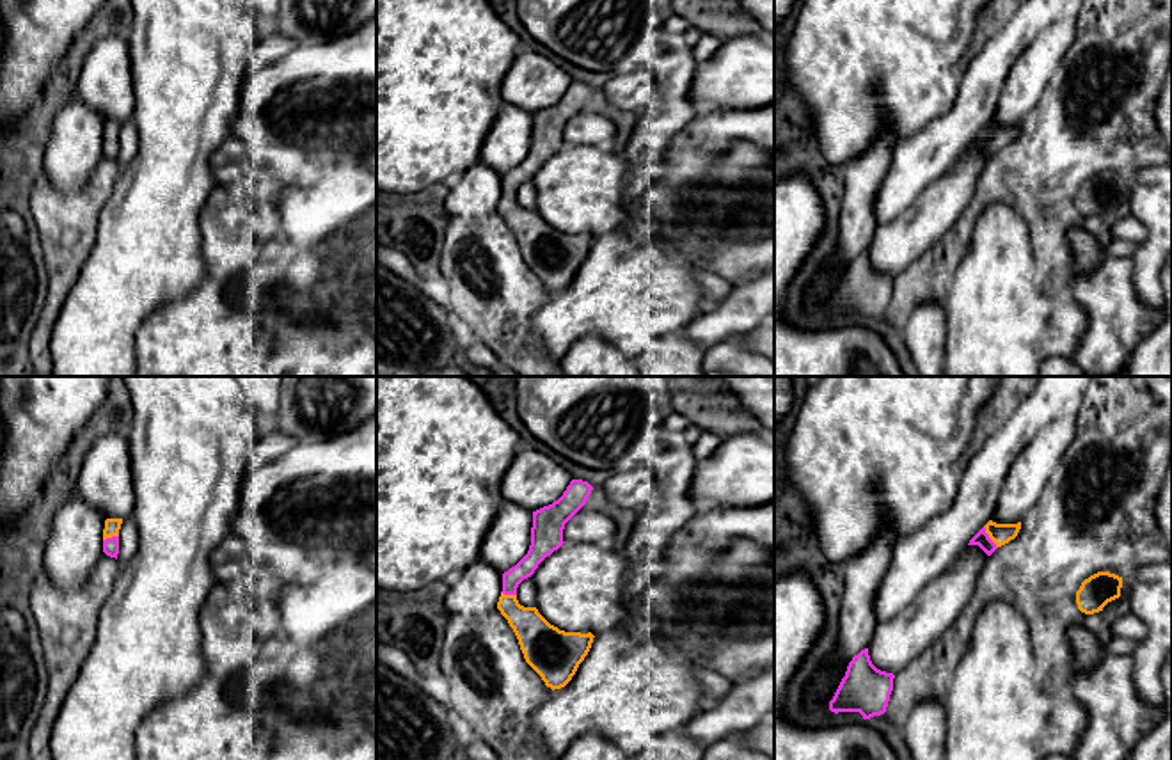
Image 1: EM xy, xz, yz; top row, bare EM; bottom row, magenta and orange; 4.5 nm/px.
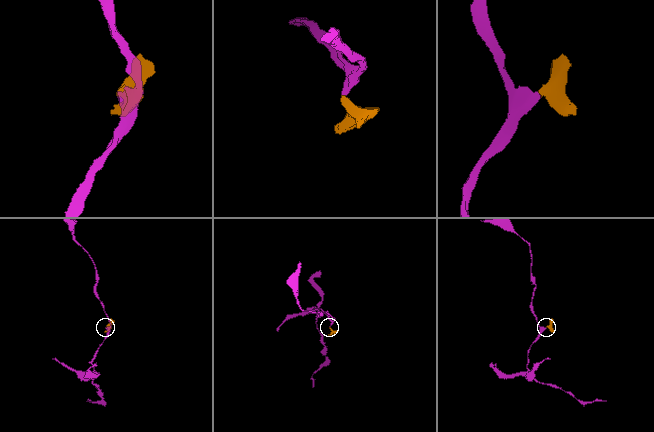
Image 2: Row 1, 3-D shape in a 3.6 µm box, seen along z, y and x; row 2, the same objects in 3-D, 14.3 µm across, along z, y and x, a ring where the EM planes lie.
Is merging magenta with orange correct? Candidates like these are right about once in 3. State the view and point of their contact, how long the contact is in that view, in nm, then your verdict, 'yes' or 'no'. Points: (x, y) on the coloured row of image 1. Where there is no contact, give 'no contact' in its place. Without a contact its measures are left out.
contact yz (988, 537); length 120 nm; yes

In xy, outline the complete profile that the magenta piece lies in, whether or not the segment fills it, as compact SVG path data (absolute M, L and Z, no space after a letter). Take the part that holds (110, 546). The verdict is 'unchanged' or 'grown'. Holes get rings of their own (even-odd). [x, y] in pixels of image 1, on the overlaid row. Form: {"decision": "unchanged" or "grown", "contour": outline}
{"decision": "grown", "contour": "M107 519L103 529L103 552L117 559L119 554L119 529L123 519Z"}

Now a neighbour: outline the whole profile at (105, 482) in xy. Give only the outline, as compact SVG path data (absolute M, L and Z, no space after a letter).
M126 433L103 435L87 449L76 494L105 519L131 515L133 474Z

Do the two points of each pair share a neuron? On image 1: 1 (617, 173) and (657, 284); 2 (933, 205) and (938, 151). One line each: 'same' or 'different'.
1: different
2: different

